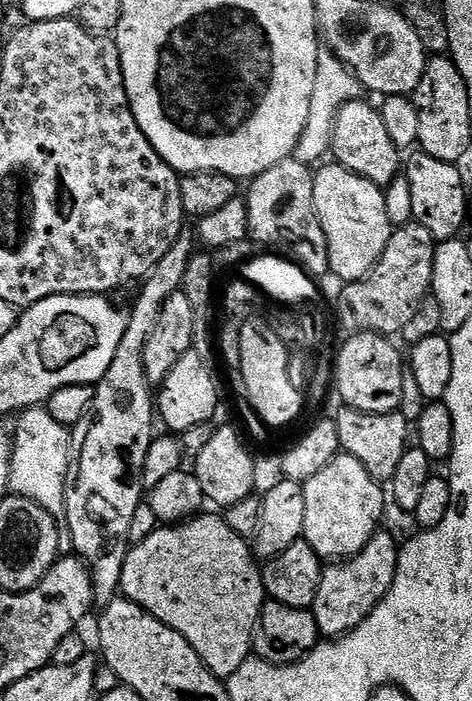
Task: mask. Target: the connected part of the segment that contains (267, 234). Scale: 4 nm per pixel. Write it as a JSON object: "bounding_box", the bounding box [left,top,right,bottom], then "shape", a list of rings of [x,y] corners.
{"bounding_box":[246,158,328,277],"shape":[[[289,158],[270,166],[262,175],[251,181],[252,189],[246,193],[248,202],[248,231],[251,239],[260,244],[281,244],[284,248],[308,248],[308,264],[306,268],[313,277],[327,277],[328,271],[328,247],[326,246],[326,234],[322,234],[322,226],[318,222],[318,214],[314,210],[314,182],[313,169],[303,164],[301,160]]]}

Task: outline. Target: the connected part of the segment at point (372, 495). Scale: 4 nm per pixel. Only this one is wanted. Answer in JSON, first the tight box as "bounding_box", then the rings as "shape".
{"bounding_box":[303,455,386,562],"shape":[[[339,455],[335,456],[330,462],[330,466],[325,466],[322,470],[318,470],[318,474],[314,474],[314,478],[303,481],[304,493],[306,494],[306,526],[304,527],[303,540],[313,548],[320,557],[328,562],[339,562],[341,560],[349,560],[354,554],[358,554],[366,546],[366,542],[370,542],[372,535],[381,527],[380,519],[384,516],[384,500],[386,504],[386,492],[382,489],[381,481],[370,478],[370,470],[366,470],[366,466],[362,466],[362,462],[358,462],[358,458],[353,456]]]}

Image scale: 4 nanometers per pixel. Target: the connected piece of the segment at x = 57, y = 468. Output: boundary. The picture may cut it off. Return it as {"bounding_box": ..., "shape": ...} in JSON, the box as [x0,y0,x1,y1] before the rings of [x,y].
{"bounding_box":[10,406,72,556],"shape":[[[37,406],[26,408],[19,413],[20,420],[14,427],[14,458],[10,462],[10,492],[11,495],[21,496],[27,500],[38,502],[42,510],[46,510],[56,517],[56,525],[60,531],[60,556],[71,556],[72,535],[68,518],[64,515],[66,510],[66,490],[68,489],[68,467],[72,461],[72,434],[69,429],[62,426],[62,422],[54,422],[54,418],[49,414],[47,407]]]}

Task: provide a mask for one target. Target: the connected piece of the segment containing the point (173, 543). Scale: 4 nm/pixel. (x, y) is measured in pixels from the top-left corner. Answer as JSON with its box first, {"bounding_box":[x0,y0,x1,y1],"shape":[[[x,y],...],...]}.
{"bounding_box":[120,514,266,678],"shape":[[[205,514],[197,515],[195,518],[187,522],[181,522],[175,526],[157,527],[156,531],[150,534],[150,538],[146,538],[140,544],[132,544],[128,549],[126,562],[122,566],[120,592],[123,593],[127,599],[133,600],[138,606],[142,606],[151,616],[158,618],[158,622],[162,622],[166,626],[170,626],[178,634],[182,634],[182,638],[186,638],[186,642],[190,642],[190,646],[198,654],[198,658],[202,658],[204,665],[207,666],[214,675],[227,678],[234,674],[234,670],[238,670],[238,666],[242,666],[242,662],[246,662],[253,655],[256,625],[260,622],[260,615],[266,603],[264,574],[257,557],[254,555],[253,545],[236,534],[234,530],[230,528],[227,519],[225,519],[223,515],[204,515]]]}

